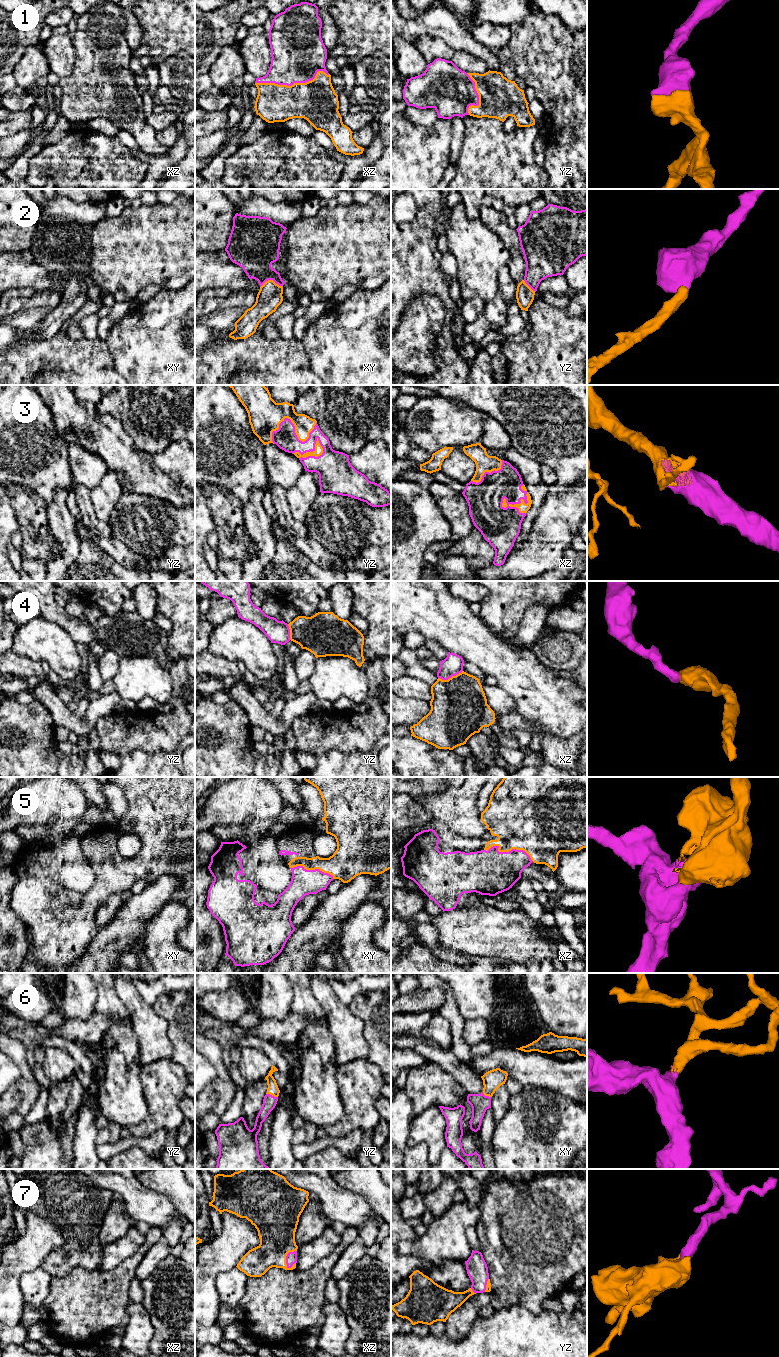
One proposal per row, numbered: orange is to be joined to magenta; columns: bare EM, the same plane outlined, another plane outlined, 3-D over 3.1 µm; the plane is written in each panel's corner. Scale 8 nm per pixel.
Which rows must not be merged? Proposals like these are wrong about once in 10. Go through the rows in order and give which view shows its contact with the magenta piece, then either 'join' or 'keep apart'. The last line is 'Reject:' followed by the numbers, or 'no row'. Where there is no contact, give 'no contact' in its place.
1: contact in xz; join
2: contact in xy; join
3: contact in xz; join
4: contact in xz; join
5: contact in xz; join
6: contact in yz; join
7: contact in xz; join
Reject: no row

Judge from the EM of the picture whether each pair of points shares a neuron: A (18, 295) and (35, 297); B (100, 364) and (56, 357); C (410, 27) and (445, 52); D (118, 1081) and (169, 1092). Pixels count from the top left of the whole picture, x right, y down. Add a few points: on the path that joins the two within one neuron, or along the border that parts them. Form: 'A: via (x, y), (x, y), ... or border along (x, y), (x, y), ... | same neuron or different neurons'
A: via (22, 297), (31, 297) | same neuron
B: via (89, 364), (67, 364) | same neuron
C: border along (412, 41), (422, 36), (431, 36), (445, 43) | different neurons
D: border along (140, 1065), (140, 1083), (147, 1109) | different neurons

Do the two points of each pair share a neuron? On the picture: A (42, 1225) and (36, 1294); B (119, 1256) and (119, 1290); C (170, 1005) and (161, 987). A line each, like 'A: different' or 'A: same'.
A: different
B: different
C: different

